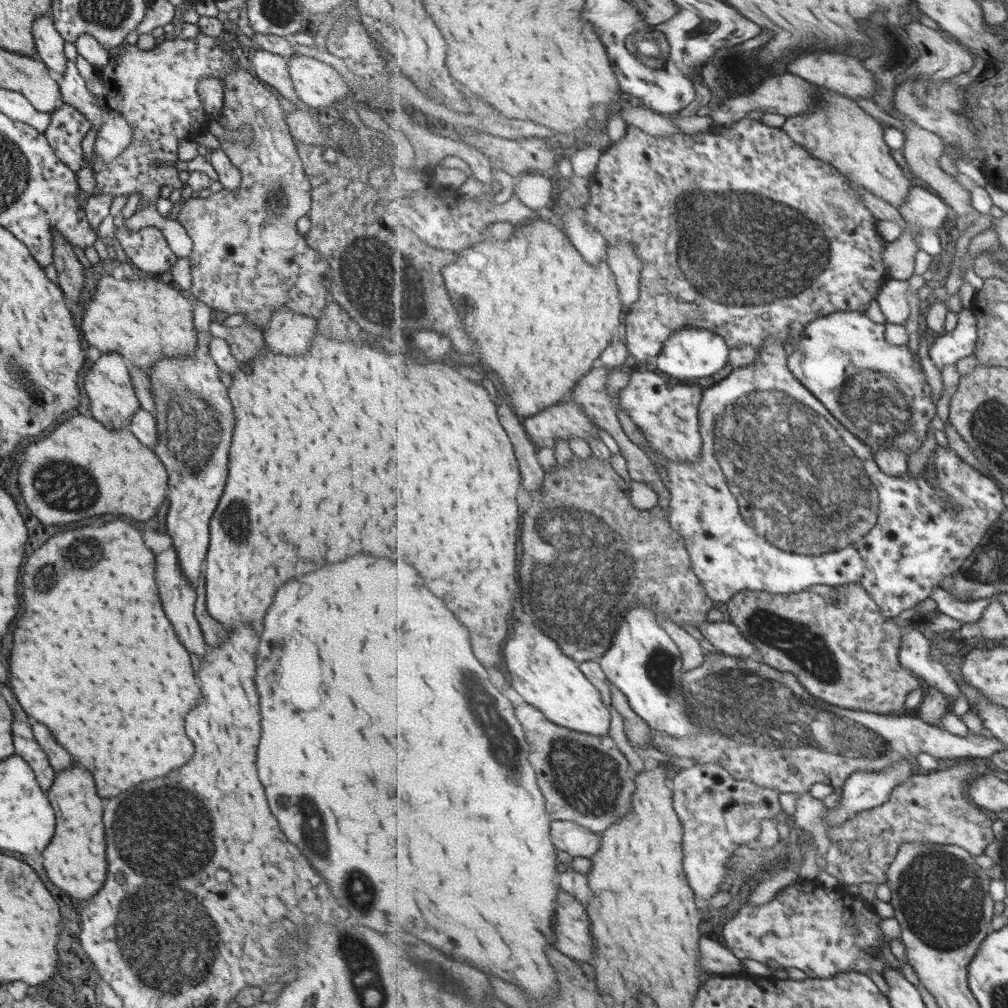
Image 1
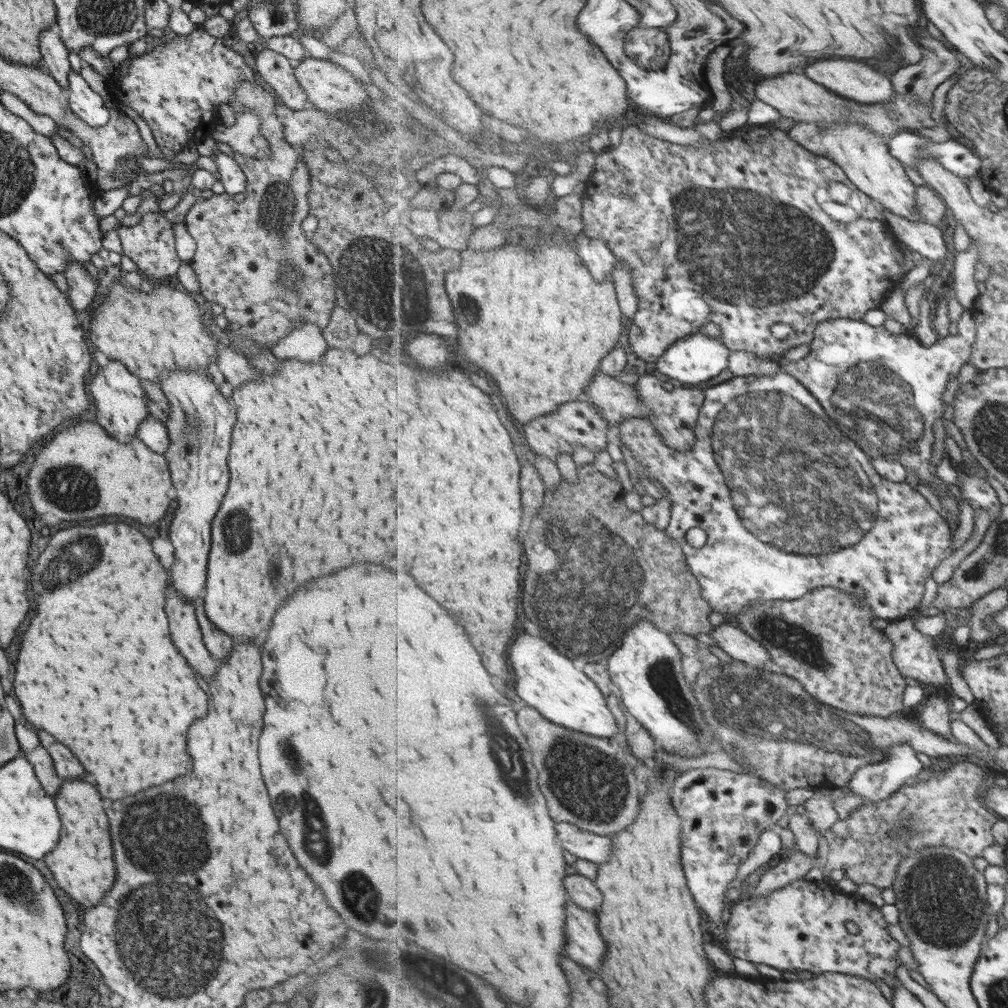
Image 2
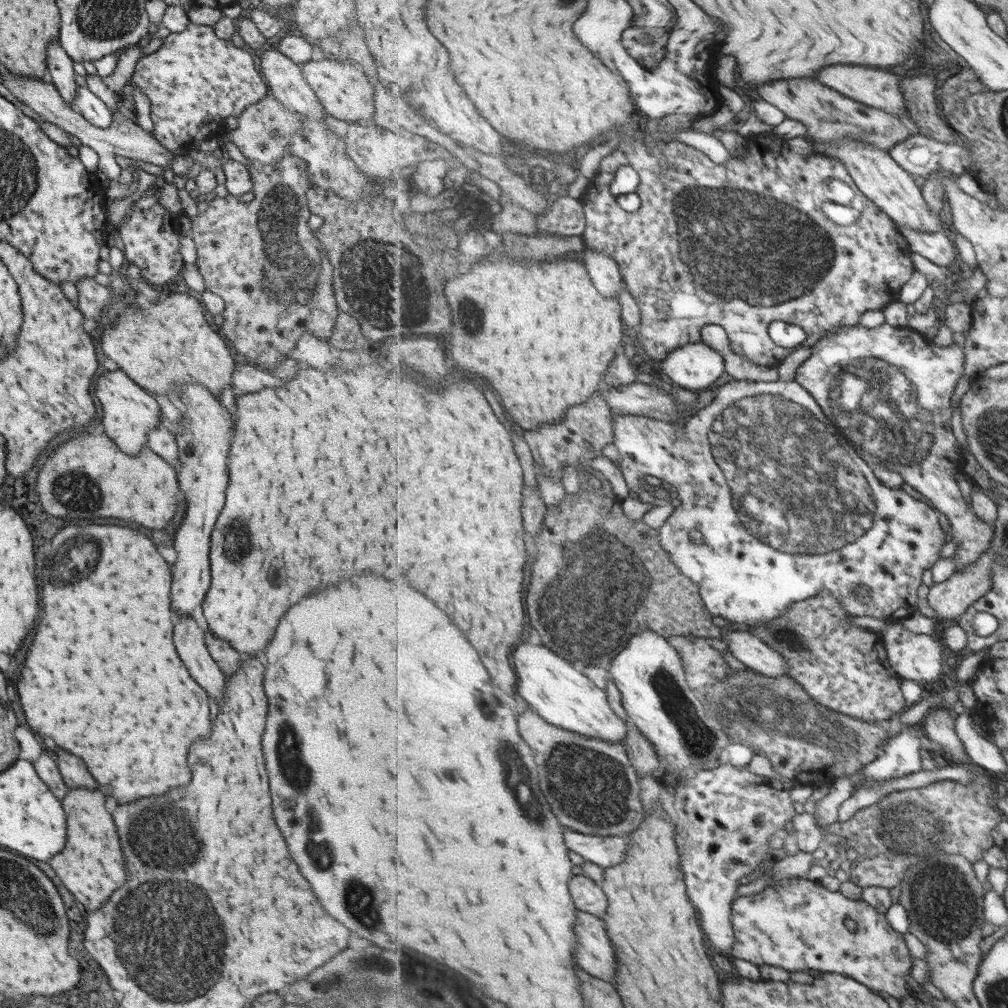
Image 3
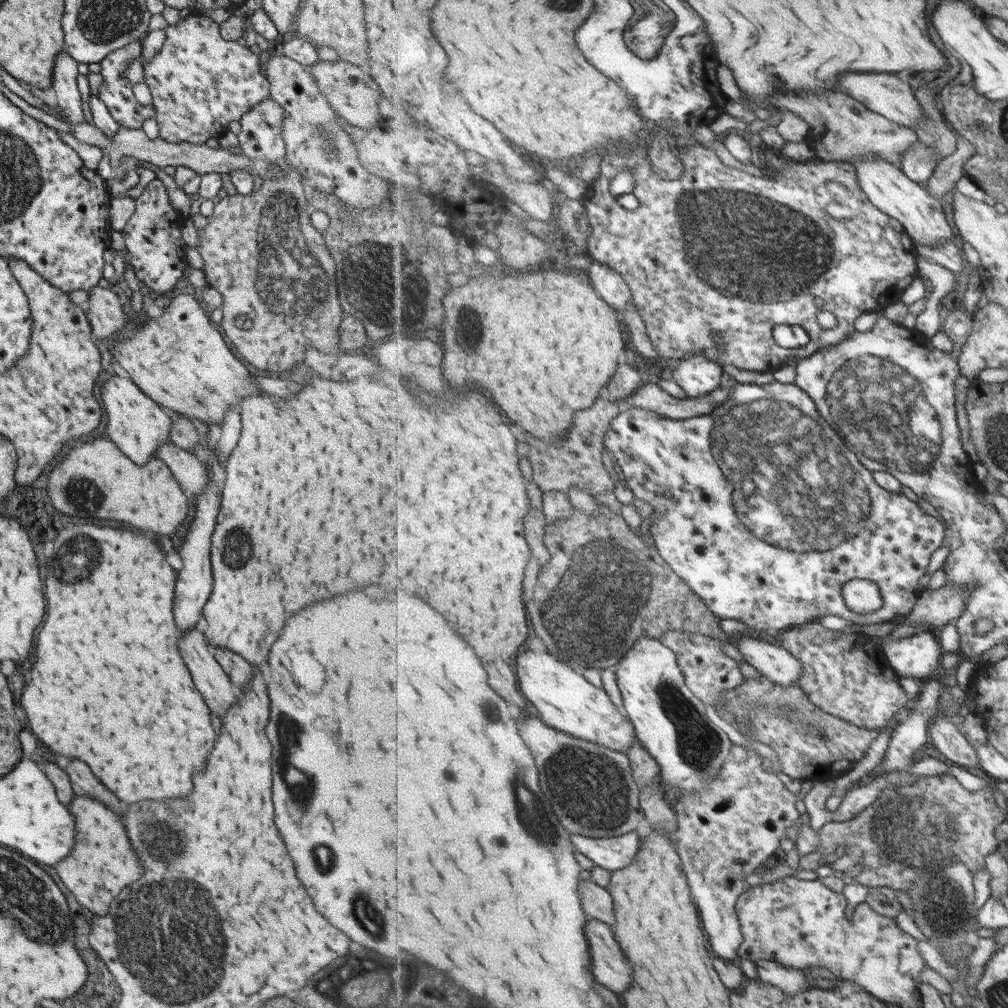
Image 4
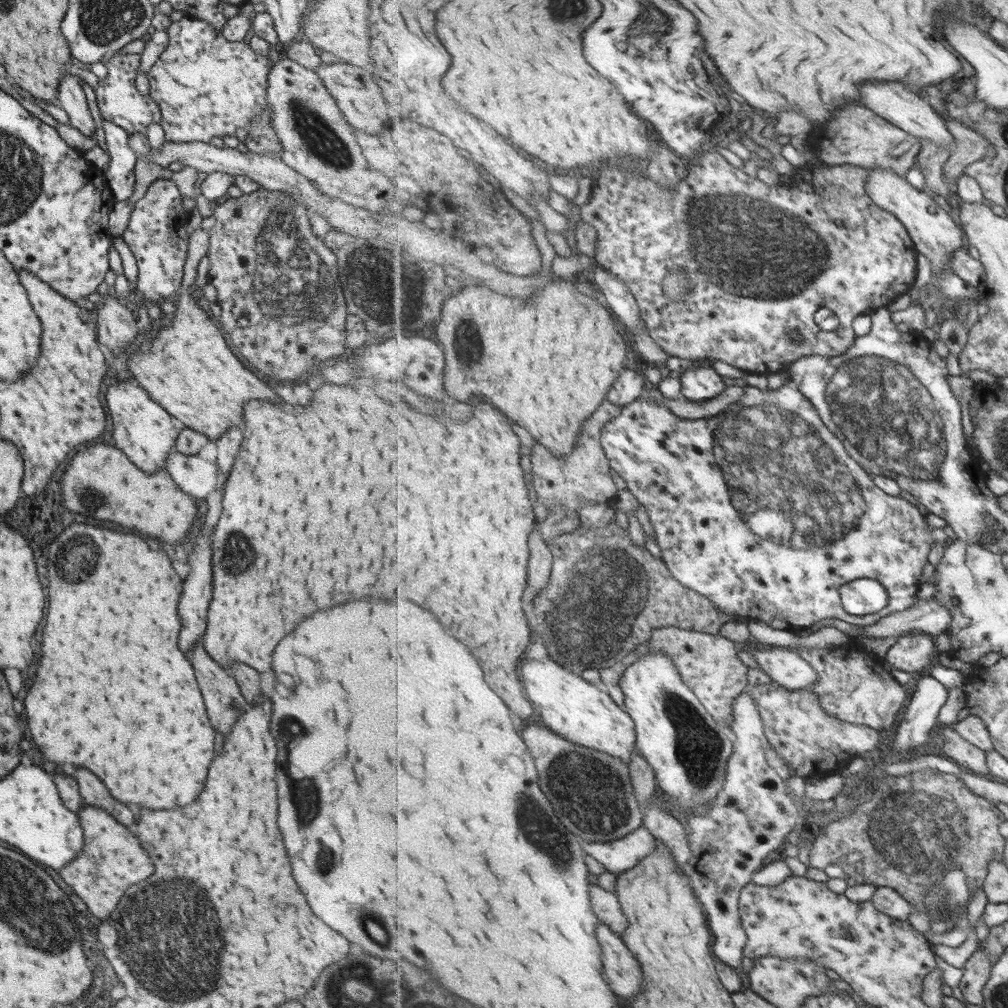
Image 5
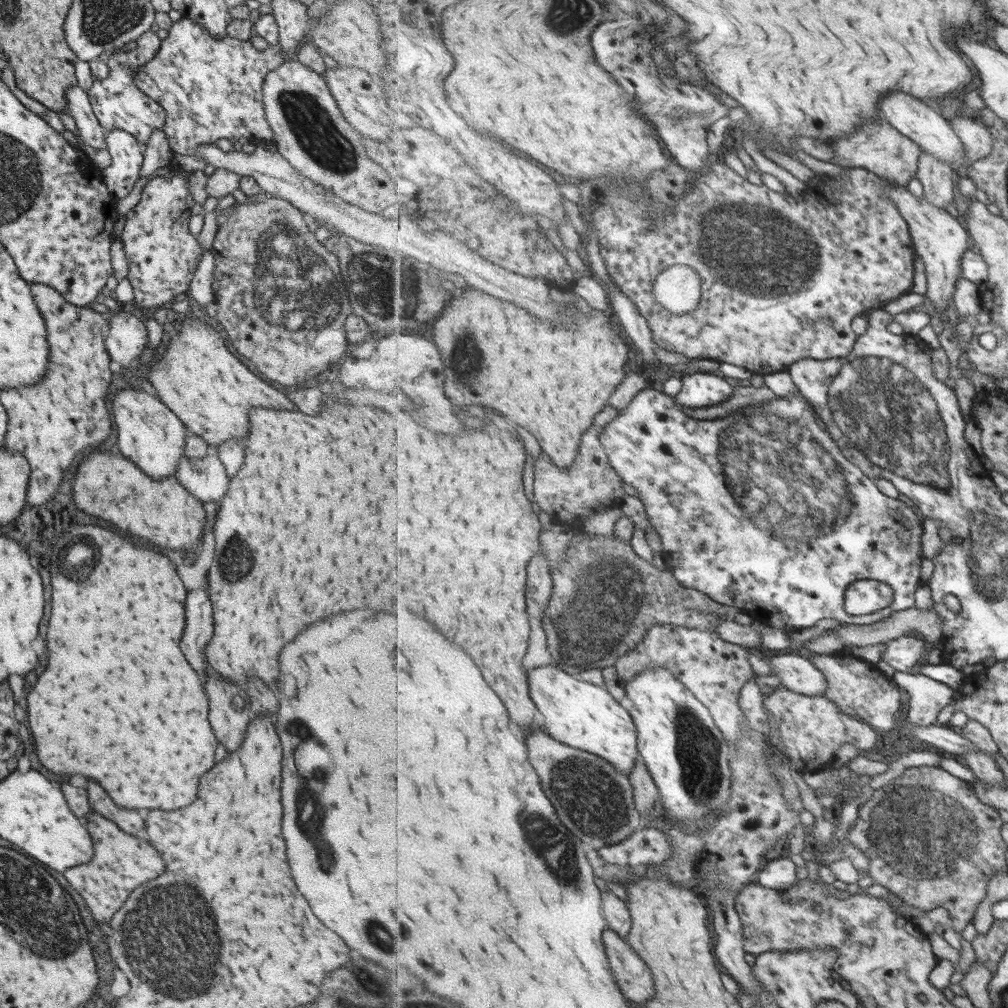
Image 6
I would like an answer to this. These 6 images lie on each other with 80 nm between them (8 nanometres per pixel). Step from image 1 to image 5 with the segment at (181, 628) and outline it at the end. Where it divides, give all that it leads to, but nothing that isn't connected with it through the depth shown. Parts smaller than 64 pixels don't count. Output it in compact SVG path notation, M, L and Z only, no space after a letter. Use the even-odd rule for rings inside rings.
M197 642L197 646L193 646L193 650L189 652L187 656L189 664L193 666L193 674L195 674L195 680L197 680L197 686L201 690L201 696L203 696L203 702L205 702L205 708L207 708L207 718L211 722L211 726L219 732L219 734L227 734L232 729L232 724L236 721L236 718L245 712L249 708L248 702L243 698L240 693L237 683L234 678L227 676L227 672L217 666L209 656L207 652L203 650L201 642Z

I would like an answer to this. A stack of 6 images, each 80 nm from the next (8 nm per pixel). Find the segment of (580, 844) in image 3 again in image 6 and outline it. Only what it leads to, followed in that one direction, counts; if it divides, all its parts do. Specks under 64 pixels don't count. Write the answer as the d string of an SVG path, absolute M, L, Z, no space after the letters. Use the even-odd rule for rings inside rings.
M647 824L624 841L598 848L598 851L611 864L639 868L665 864L674 855L674 844L668 834Z

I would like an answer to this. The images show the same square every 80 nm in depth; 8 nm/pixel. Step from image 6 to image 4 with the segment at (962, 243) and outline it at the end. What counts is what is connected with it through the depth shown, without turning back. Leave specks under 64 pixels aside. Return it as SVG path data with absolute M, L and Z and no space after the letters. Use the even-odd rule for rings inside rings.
M867 156L860 161L851 162L857 169L857 176L865 194L869 195L870 201L877 206L878 210L883 210L889 217L901 222L905 230L914 240L915 246L925 245L934 247L943 239L954 239L953 228L947 222L947 216L943 212L943 204L940 200L935 200L923 190L917 182L913 182L902 167L882 159L881 156Z

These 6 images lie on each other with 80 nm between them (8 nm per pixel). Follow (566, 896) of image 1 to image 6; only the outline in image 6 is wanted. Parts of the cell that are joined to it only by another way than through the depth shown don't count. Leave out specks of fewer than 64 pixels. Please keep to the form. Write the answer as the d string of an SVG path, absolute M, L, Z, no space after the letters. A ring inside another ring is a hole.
M609 928L604 932L604 943L612 973L617 979L623 994L635 1002L647 1002L655 994L653 976L639 954L620 937L618 932Z

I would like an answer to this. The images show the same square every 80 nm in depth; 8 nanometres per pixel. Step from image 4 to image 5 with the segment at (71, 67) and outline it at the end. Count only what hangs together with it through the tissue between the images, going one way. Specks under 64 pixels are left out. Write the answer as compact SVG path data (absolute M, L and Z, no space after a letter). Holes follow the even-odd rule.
M63 76L57 86L57 106L65 111L68 124L85 137L95 136L95 125L87 107L87 100L73 76Z

